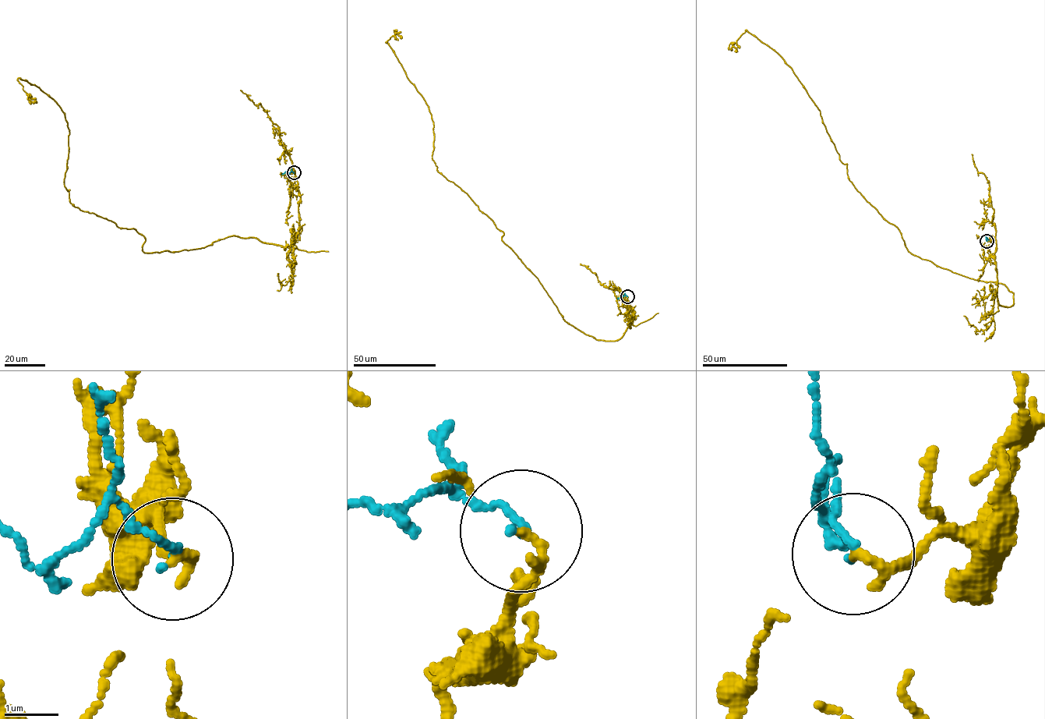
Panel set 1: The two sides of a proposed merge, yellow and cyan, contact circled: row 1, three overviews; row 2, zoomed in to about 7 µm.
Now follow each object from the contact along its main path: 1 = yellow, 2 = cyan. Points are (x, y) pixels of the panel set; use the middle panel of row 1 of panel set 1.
1: (627, 296), (633, 321), (618, 340), (563, 318), (503, 233), (437, 170), (428, 107), (386, 42), (402, 37)
2: (627, 296), (621, 295), (618, 299)

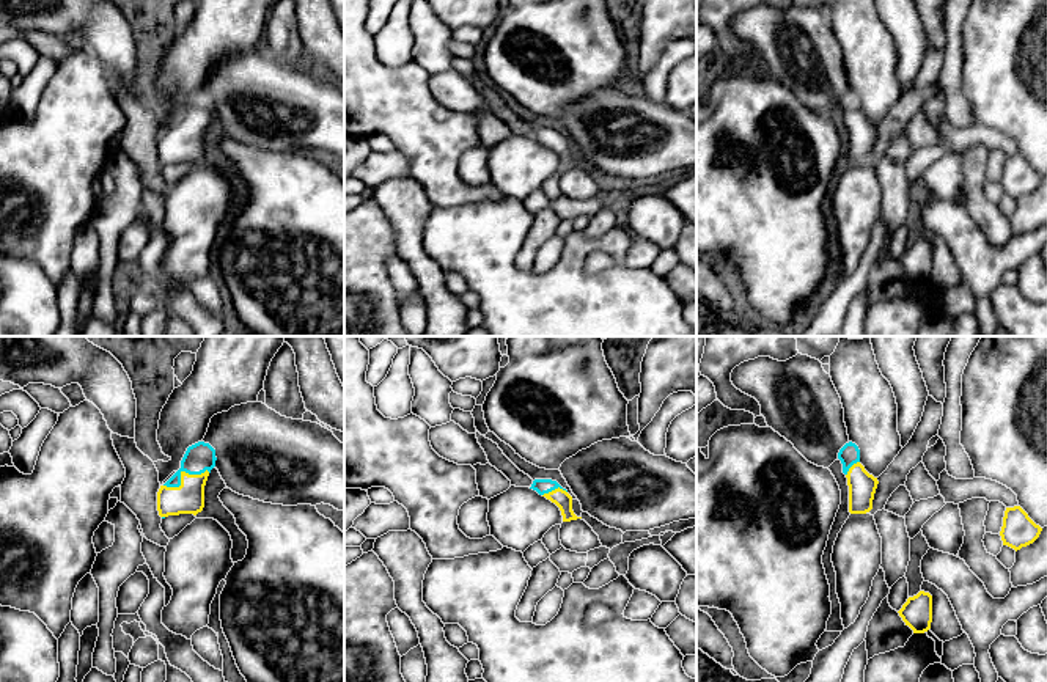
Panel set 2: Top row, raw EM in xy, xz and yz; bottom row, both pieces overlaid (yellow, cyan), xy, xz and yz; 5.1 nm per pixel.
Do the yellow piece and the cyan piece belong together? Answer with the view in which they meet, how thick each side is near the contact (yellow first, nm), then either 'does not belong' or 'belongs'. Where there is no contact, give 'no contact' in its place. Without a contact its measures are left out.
meets yellow in xy; 160 nm thick on the yellow side, 150 nm on the other; belongs

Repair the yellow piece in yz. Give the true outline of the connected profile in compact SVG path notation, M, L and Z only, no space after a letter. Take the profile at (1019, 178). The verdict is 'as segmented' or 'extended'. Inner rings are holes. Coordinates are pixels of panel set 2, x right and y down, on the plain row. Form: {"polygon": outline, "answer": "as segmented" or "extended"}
{"polygon": "M1020 154L1006 156L1000 179L1003 193L1017 200L1033 192L1041 179L1042 176L1036 173Z", "answer": "as segmented"}

